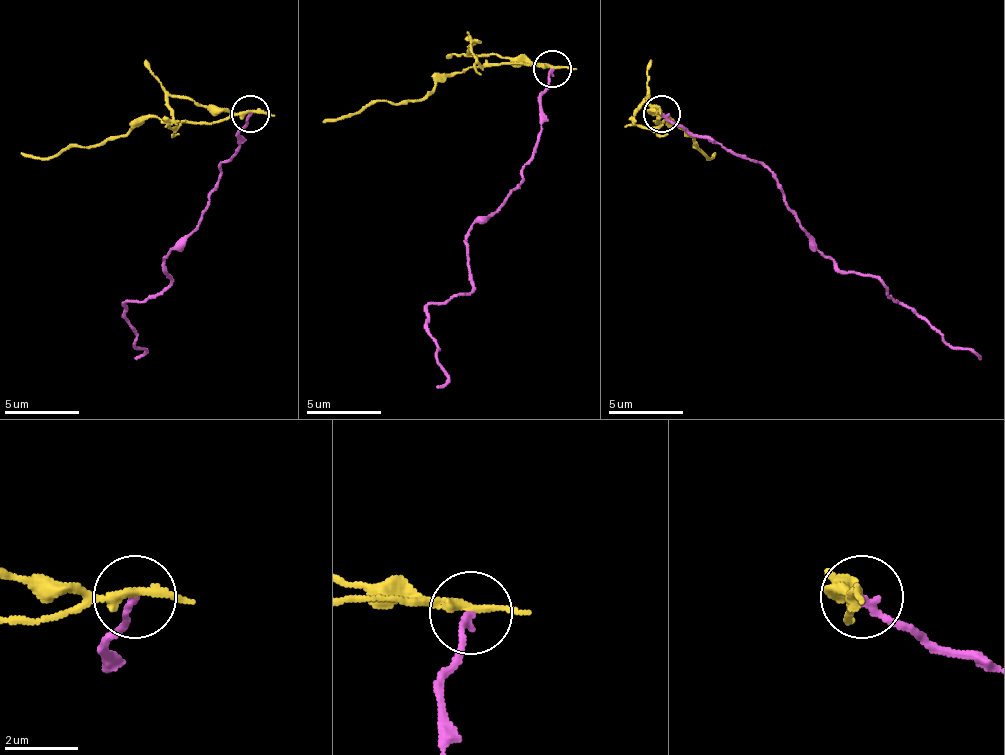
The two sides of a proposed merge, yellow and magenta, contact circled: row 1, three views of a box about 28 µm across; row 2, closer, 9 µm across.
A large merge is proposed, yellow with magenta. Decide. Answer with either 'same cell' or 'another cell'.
another cell

